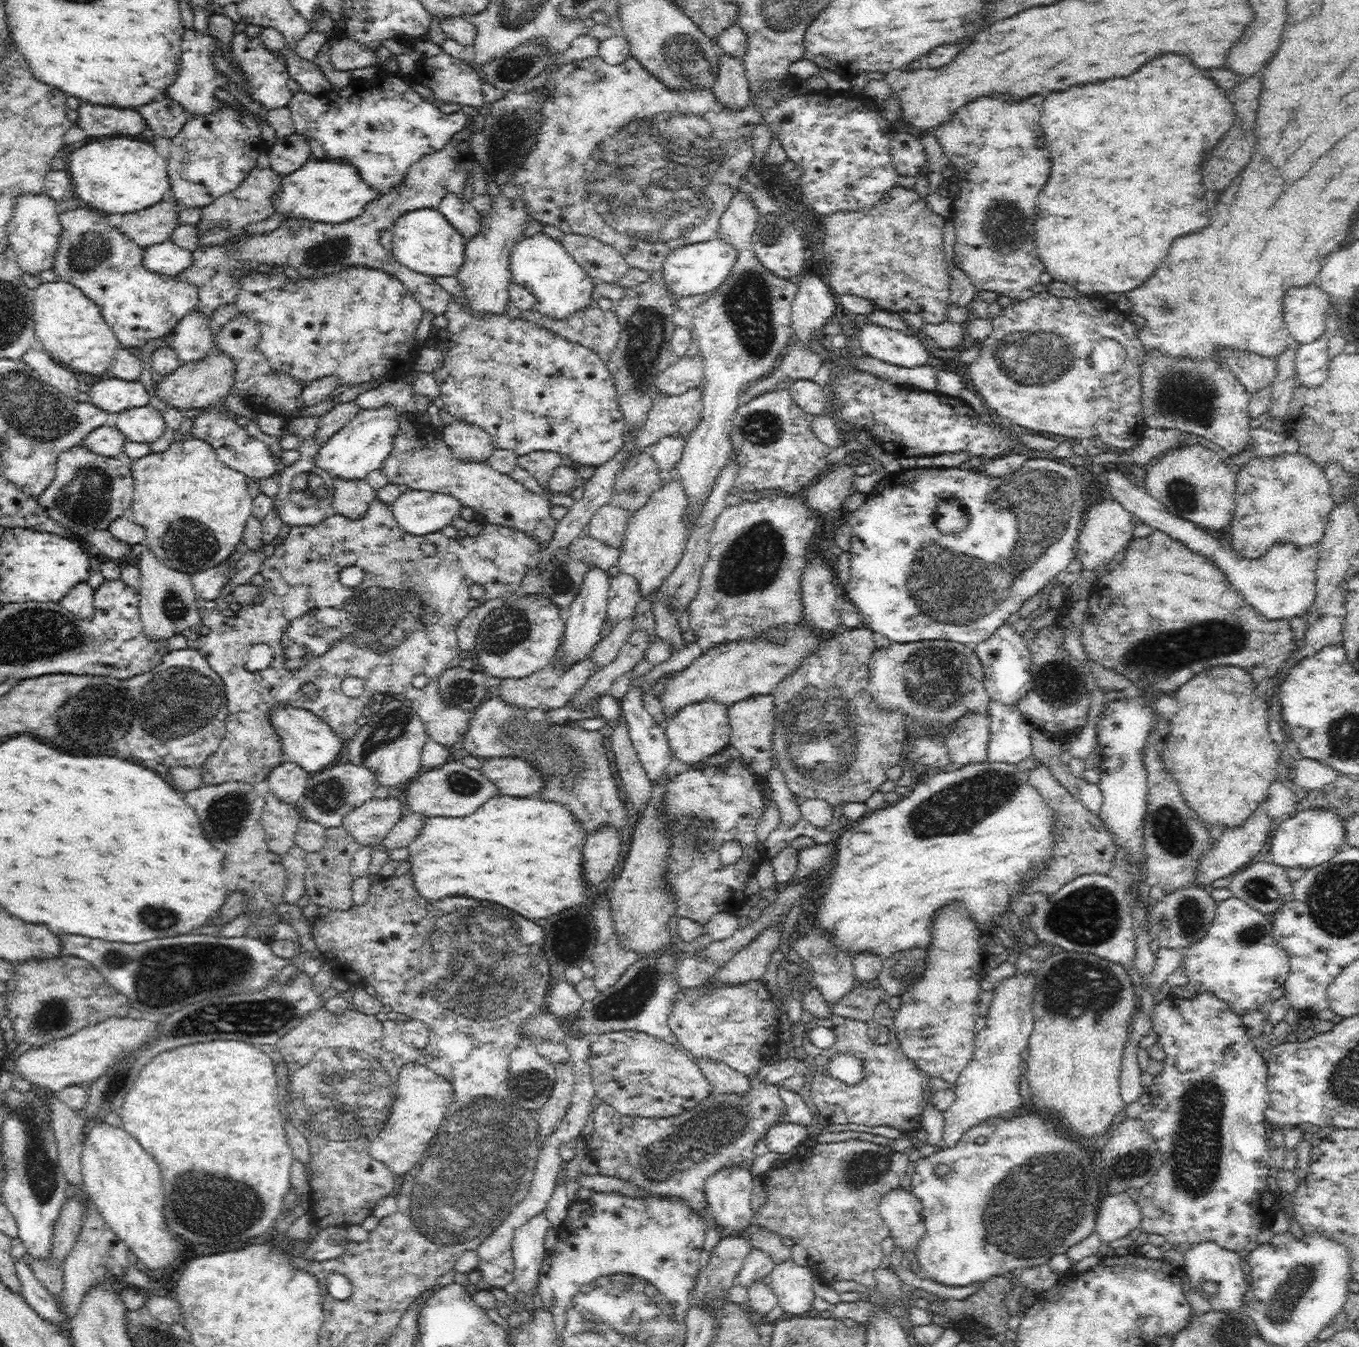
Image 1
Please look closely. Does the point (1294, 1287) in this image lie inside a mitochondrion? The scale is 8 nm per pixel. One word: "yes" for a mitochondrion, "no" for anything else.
yes

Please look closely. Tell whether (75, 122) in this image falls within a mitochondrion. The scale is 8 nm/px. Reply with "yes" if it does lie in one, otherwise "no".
no

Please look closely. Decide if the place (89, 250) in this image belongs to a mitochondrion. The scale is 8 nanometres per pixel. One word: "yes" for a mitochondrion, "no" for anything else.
yes

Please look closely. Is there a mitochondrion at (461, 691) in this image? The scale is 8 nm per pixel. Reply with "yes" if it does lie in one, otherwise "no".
yes

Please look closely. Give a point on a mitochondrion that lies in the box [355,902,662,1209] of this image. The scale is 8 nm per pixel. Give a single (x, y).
(525, 1090)

